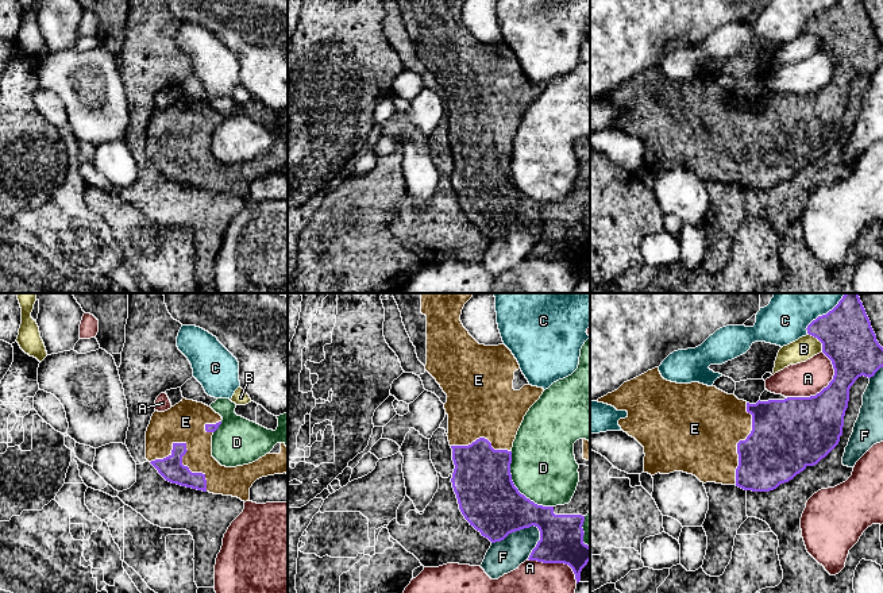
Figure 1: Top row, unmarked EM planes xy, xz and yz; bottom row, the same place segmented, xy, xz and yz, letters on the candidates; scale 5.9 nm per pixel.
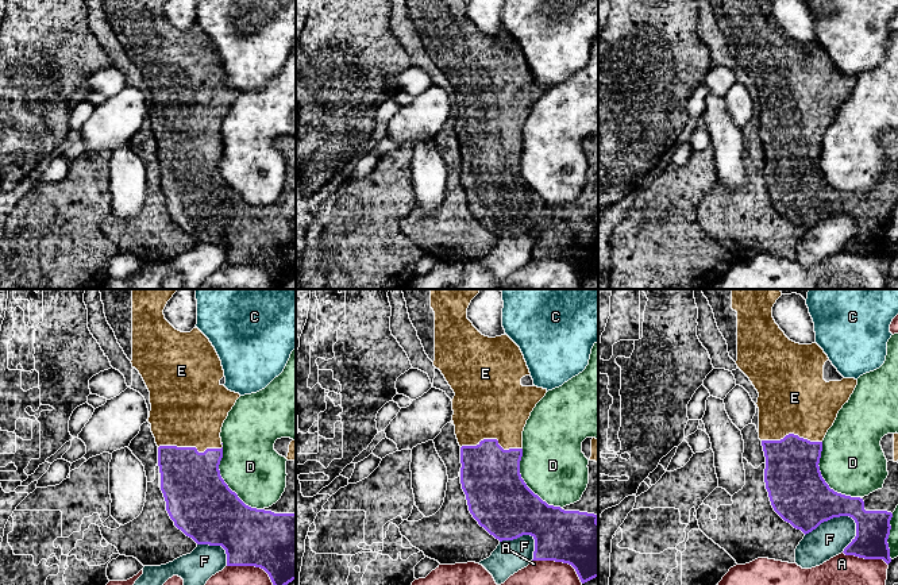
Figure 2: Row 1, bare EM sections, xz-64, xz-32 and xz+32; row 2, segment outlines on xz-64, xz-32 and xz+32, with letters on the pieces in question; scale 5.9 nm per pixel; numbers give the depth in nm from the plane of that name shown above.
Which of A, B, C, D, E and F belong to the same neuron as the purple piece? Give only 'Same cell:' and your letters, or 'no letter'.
Same cell: E

